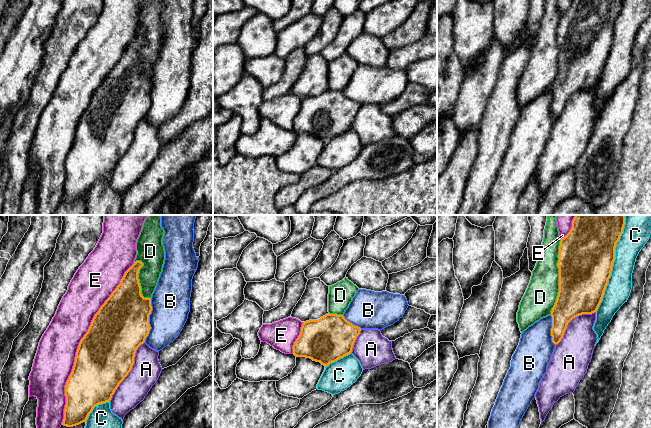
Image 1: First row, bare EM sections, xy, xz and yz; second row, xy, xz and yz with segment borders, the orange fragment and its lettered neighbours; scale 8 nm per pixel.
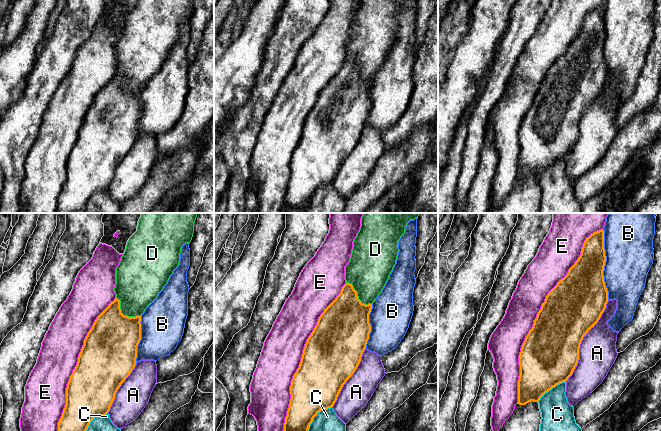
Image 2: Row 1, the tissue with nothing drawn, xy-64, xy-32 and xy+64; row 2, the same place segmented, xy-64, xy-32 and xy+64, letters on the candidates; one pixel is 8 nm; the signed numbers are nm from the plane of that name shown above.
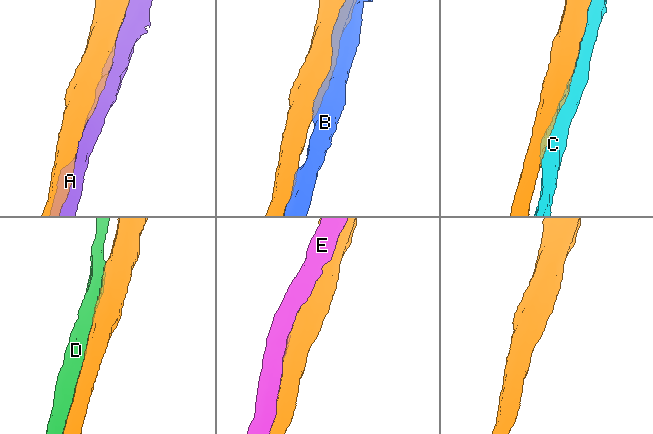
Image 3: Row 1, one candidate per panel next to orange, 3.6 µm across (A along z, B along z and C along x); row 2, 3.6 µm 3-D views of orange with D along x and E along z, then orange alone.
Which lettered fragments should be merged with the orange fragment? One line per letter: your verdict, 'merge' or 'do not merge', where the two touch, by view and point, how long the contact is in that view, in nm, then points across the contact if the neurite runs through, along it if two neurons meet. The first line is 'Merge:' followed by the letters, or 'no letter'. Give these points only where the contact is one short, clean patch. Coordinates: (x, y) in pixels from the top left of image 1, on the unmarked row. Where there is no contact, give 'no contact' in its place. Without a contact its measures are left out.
Merge: no letter
A: do not merge; contact xy (130, 146); length 550 nm
B: do not merge; contact xy (148, 96); length 360 nm
C: do not merge; contact yz (611, 44); length 750 nm
D: do not merge; contact yz (559, 52); length 600 nm
E: do not merge; contact xy (79, 119); length 1450 nm

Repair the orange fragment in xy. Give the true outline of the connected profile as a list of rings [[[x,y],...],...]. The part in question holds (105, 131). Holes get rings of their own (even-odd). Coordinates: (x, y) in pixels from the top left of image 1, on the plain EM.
[[[136,37],[125,48],[120,60],[95,90],[79,119],[74,142],[65,161],[64,202],[73,203],[85,198],[95,182],[109,178],[132,145],[136,126],[145,118],[151,105],[151,74],[142,72],[138,55],[142,42],[141,37]]]

